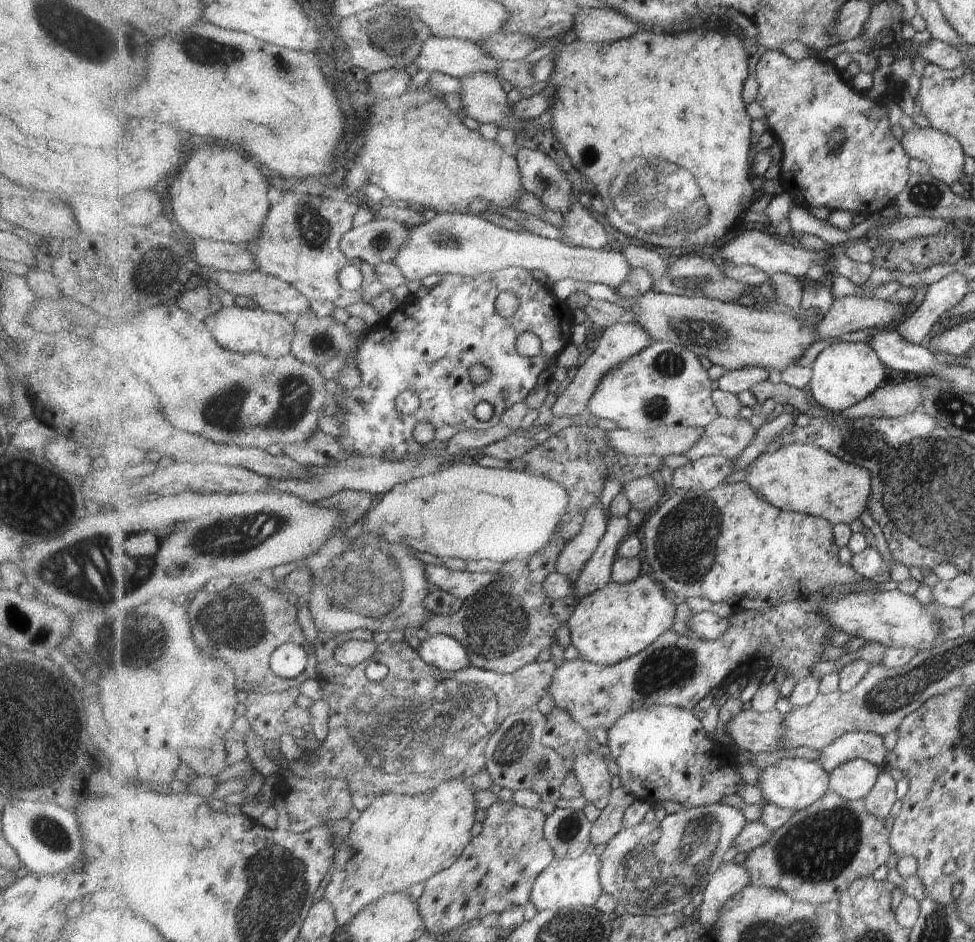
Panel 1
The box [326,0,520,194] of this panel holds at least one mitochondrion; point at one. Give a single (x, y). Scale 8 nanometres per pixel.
(394, 34)

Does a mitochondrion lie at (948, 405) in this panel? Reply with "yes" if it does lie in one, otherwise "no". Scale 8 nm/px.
yes

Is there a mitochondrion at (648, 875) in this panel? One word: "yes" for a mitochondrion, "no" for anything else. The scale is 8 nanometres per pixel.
yes

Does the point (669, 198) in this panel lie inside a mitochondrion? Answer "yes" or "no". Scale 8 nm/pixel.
yes

